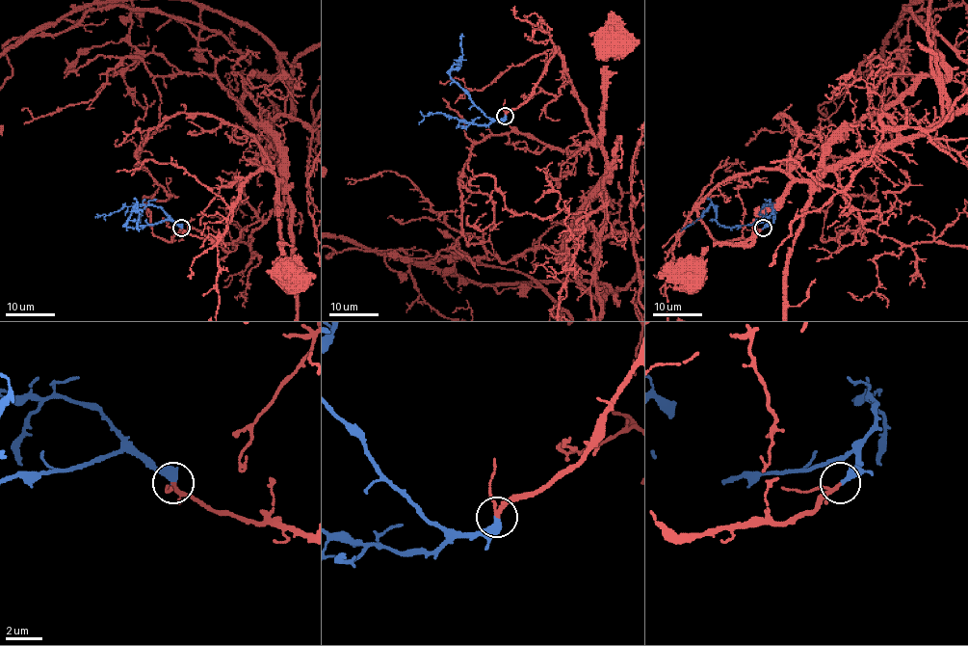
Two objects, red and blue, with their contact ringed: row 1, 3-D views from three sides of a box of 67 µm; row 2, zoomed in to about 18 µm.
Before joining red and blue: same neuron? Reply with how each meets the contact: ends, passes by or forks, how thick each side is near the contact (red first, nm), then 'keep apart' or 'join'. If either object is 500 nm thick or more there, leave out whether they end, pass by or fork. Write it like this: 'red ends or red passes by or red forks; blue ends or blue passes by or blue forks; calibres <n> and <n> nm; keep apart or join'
red forks; blue ends; calibres 150 and 380 nm; join

